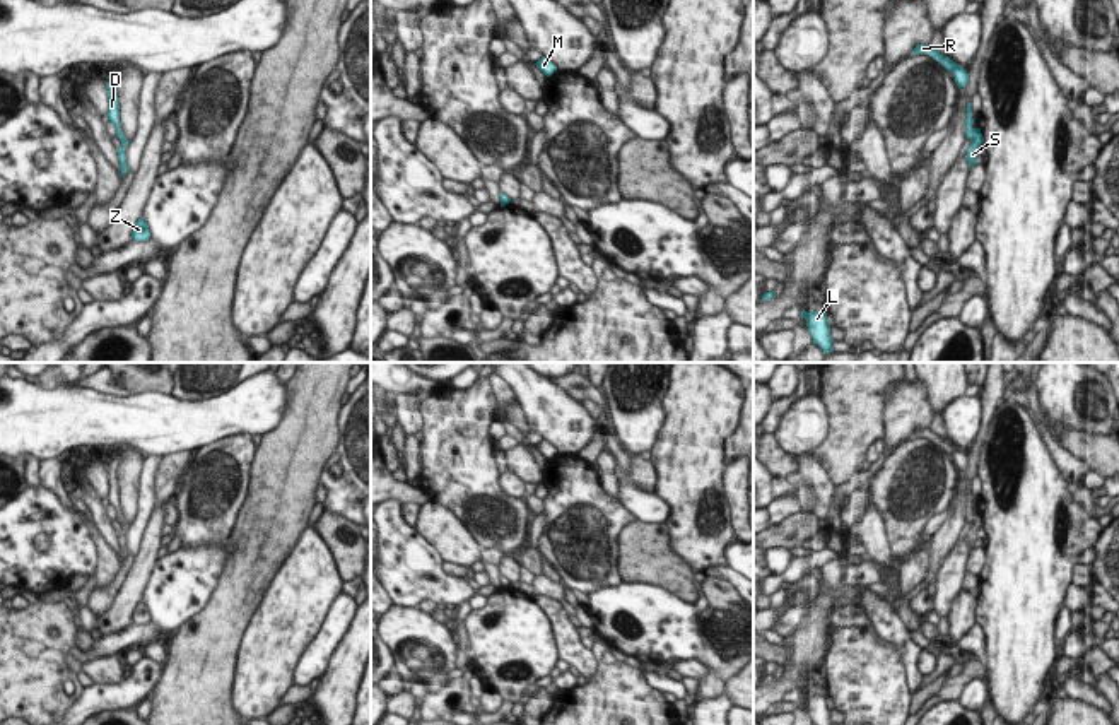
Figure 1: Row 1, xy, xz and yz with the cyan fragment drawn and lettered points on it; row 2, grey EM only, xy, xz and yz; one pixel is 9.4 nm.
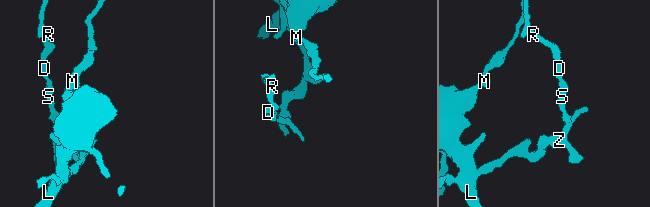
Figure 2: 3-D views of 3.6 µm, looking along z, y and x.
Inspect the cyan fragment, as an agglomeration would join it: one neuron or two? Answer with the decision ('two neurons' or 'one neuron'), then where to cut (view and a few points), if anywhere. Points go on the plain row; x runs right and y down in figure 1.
one neuron | no cut

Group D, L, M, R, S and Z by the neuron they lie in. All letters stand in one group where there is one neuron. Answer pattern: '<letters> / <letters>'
D L M R S Z

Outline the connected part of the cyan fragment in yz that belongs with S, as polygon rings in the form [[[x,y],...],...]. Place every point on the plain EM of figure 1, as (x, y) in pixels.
[[[967,487],[967,503],[965,503],[965,520],[972,523],[972,527],[967,532],[965,542],[969,544],[969,551],[975,549],[977,530],[984,525],[981,511],[974,511],[974,501],[972,501],[972,487]]]

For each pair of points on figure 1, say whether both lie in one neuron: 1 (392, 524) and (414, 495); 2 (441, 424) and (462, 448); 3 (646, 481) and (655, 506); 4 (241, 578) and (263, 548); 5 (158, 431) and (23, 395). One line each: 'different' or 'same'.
1: different
2: same
3: different
4: same
5: same

